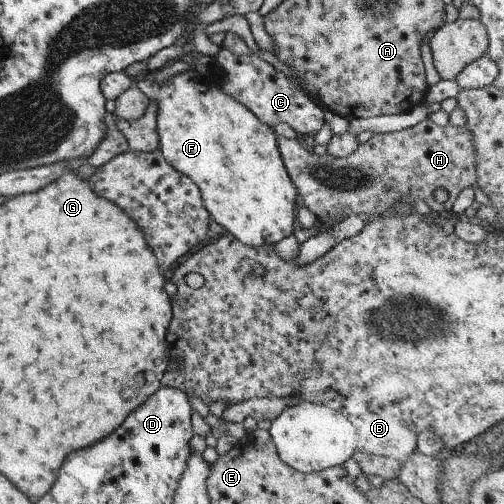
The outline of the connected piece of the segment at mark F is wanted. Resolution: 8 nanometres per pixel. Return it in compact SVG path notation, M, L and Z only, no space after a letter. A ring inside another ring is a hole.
M193 69L175 74L161 86L155 82L152 75L141 74L135 77L134 82L136 87L157 106L155 128L158 151L169 166L179 174L187 176L197 186L201 202L211 221L218 223L241 244L253 248L263 244L276 244L285 236L293 234L297 190L281 162L276 136L272 129L259 122L246 106L223 94L217 88L214 79L201 77Z

